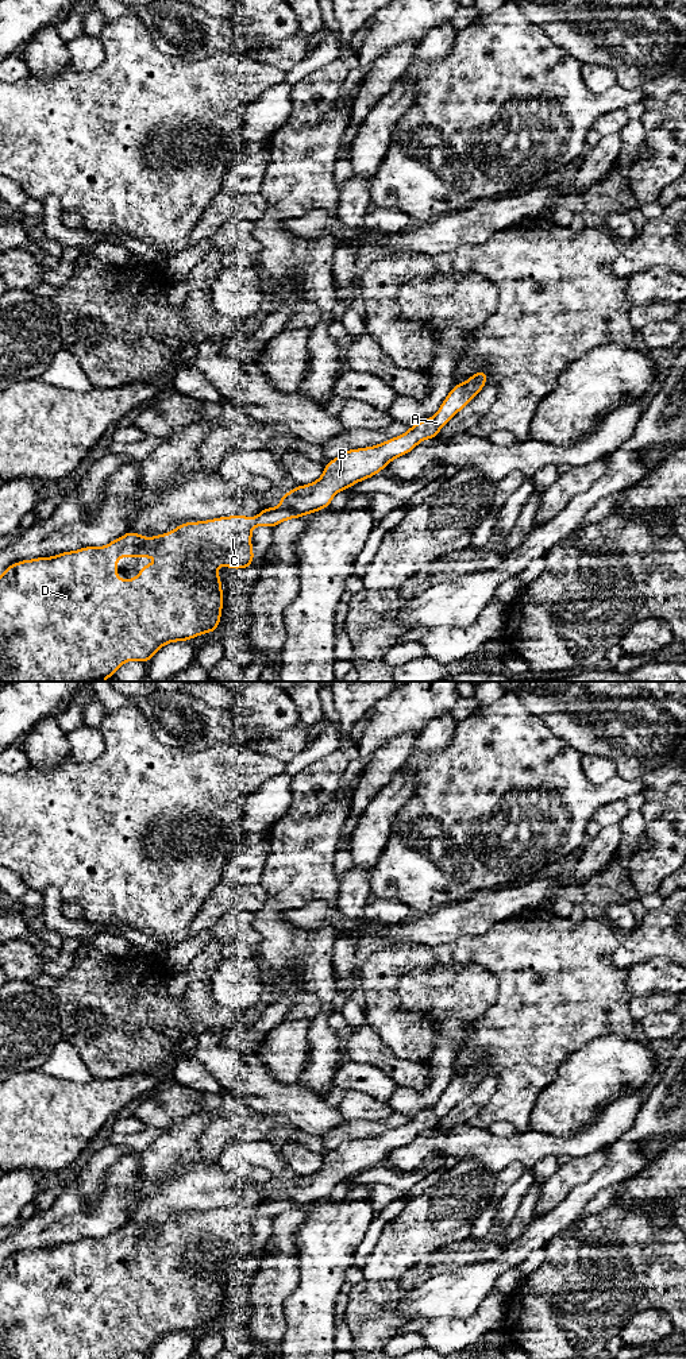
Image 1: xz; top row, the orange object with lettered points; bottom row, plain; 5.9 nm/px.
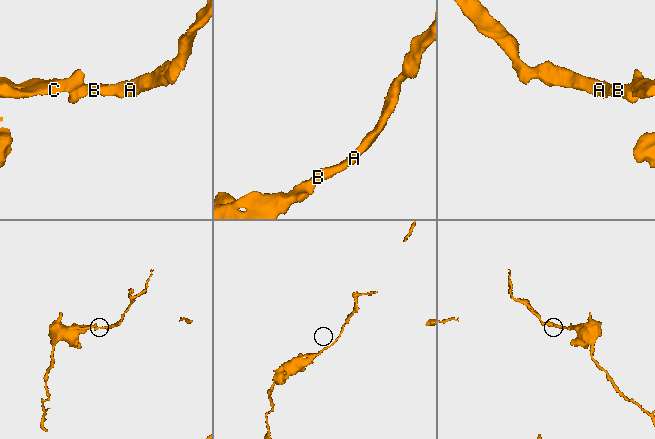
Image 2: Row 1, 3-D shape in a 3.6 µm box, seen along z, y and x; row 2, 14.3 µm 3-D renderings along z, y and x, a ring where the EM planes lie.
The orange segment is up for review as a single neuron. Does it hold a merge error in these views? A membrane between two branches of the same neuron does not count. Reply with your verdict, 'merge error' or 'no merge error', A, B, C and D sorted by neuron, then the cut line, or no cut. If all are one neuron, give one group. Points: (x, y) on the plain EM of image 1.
merge error; A B / C D; cut in xz along (278, 1197), (288, 1199), (303, 1207)

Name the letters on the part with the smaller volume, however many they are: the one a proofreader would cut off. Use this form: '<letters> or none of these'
A, B

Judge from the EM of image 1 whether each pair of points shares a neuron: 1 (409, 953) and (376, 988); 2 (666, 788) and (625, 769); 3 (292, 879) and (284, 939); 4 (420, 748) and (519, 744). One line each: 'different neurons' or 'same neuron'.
1: same neuron
2: different neurons
3: same neuron
4: same neuron

